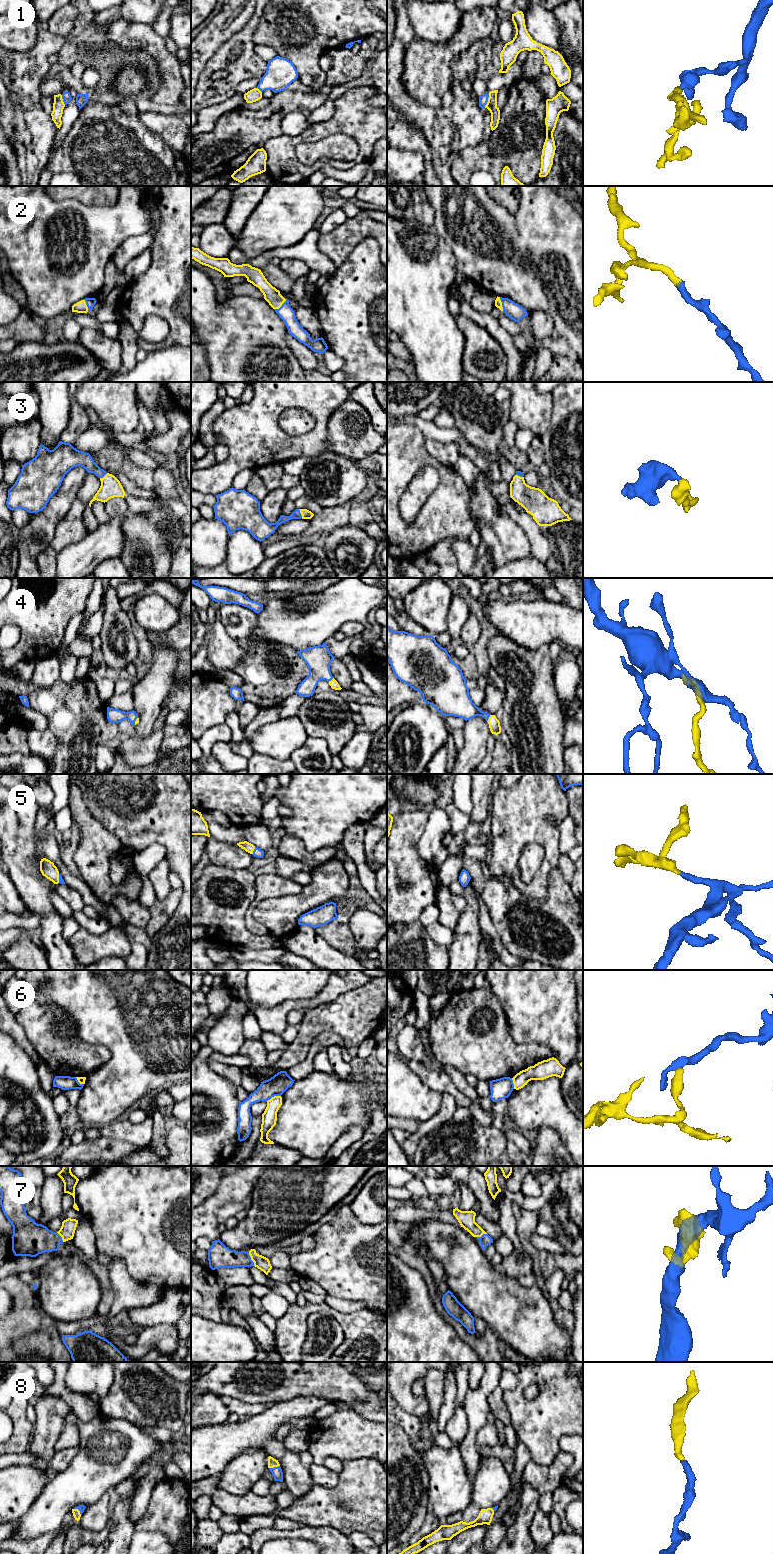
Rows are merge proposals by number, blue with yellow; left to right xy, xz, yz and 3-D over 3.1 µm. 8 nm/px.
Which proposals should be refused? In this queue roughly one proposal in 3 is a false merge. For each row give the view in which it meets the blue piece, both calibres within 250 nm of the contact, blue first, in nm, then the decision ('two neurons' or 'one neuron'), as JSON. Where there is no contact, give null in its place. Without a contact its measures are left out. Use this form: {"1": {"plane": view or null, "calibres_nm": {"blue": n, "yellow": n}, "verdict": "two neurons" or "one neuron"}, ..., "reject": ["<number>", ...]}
{"1": {"plane": "yz", "calibres_nm": {"blue": 70, "yellow": 90}, "verdict": "two neurons"}, "2": {"plane": "yz", "calibres_nm": {"blue": 140, "yellow": 60}, "verdict": "one neuron"}, "3": {"plane": "xz", "calibres_nm": {"blue": 70, "yellow": 80}, "verdict": "one neuron"}, "4": {"plane": "yz", "calibres_nm": {"blue": 190, "yellow": 90}, "verdict": "one neuron"}, "5": {"plane": "xz", "calibres_nm": {"blue": 70, "yellow": 80}, "verdict": "one neuron"}, "6": {"plane": "xz", "calibres_nm": {"blue": 160, "yellow": 120}, "verdict": "two neurons"}, "7": {"plane": "xz", "calibres_nm": {"blue": 190, "yellow": 110}, "verdict": "one neuron"}, "8": {"plane": "xz", "calibres_nm": {"blue": 90, "yellow": 70}, "verdict": "one neuron"}, "reject": ["1", "6"]}

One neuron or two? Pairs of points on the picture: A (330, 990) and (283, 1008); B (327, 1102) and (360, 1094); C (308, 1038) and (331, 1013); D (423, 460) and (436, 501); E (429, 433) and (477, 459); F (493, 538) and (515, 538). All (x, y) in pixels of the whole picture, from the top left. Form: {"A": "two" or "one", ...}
{"A": "one", "B": "one", "C": "one", "D": "one", "E": "one", "F": "one"}

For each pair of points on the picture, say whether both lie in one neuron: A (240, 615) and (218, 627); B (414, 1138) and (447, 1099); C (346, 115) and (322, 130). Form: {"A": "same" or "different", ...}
{"A": "different", "B": "same", "C": "same"}

